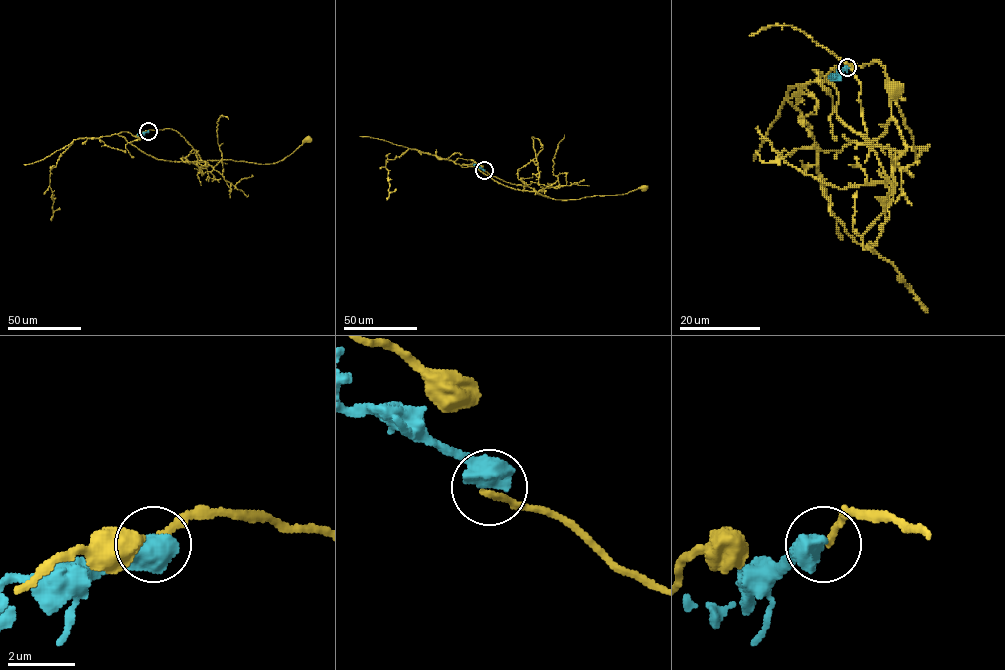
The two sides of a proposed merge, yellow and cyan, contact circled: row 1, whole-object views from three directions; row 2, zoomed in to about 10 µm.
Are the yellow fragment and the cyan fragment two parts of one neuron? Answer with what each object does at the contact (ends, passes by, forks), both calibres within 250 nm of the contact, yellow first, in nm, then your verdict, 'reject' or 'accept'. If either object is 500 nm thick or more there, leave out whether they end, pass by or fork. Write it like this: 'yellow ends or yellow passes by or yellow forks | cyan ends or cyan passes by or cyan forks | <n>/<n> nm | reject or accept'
220/750 nm | reject

